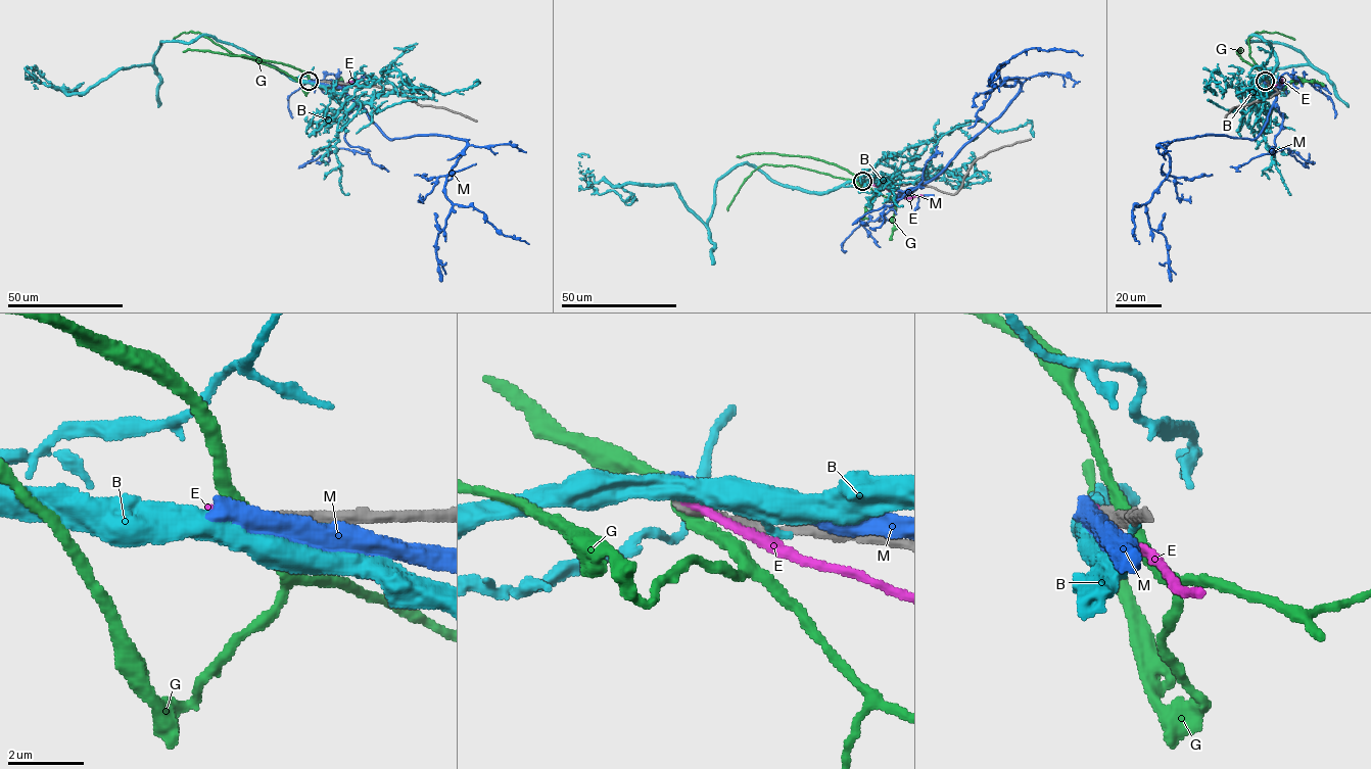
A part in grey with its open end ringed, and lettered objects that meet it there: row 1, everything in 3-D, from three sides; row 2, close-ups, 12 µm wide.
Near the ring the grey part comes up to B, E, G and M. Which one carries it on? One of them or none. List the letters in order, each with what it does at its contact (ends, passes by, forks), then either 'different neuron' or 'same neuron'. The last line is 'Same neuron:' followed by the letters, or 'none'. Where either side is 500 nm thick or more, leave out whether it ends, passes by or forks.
B: different neuron
E: it ends; different neuron
G: it passes by; different neuron
M: different neuron
Same neuron: none

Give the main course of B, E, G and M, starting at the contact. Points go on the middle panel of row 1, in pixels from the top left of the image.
B: (863, 181), (808, 192), (736, 164), (717, 181), (706, 224), (673, 185), (595, 182), (579, 165), (588, 157)
E: (863, 181), (904, 198), (923, 195)
G: (863, 181), (866, 185), (859, 186), (852, 181), (793, 165), (763, 164), (744, 182), (727, 210)
M: (863, 180), (908, 191), (927, 183), (1018, 93), (1019, 82), (1000, 82), (1006, 61), (1030, 48), (1082, 55)

